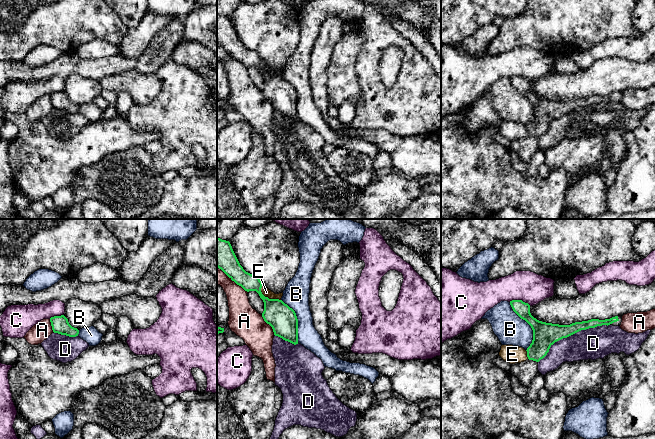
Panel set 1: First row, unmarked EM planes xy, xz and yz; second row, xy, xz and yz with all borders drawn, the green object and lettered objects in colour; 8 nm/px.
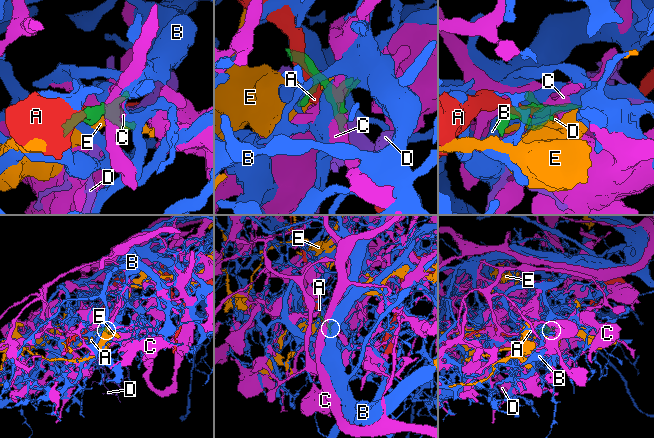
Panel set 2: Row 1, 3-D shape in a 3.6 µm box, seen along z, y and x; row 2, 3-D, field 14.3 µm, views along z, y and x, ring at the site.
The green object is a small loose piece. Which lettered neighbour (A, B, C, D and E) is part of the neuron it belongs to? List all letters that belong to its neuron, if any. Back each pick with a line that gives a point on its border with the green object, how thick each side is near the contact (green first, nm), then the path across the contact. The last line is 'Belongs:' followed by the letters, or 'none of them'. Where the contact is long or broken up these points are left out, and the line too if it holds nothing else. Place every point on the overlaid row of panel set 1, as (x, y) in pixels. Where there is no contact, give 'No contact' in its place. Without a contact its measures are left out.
Belongs: none of them

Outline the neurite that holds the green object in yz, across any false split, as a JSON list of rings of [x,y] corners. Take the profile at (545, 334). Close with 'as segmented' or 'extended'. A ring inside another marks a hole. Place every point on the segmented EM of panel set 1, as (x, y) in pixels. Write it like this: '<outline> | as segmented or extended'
[[[512,300],[510,305],[513,311],[525,320],[533,330],[533,340],[527,348],[529,360],[539,362],[549,352],[550,347],[557,341],[567,338],[581,330],[595,328],[602,325],[620,326],[622,316],[615,316],[610,319],[591,319],[588,321],[575,322],[570,325],[559,325],[546,323],[537,320],[530,313],[530,305],[522,300]]] | extended

